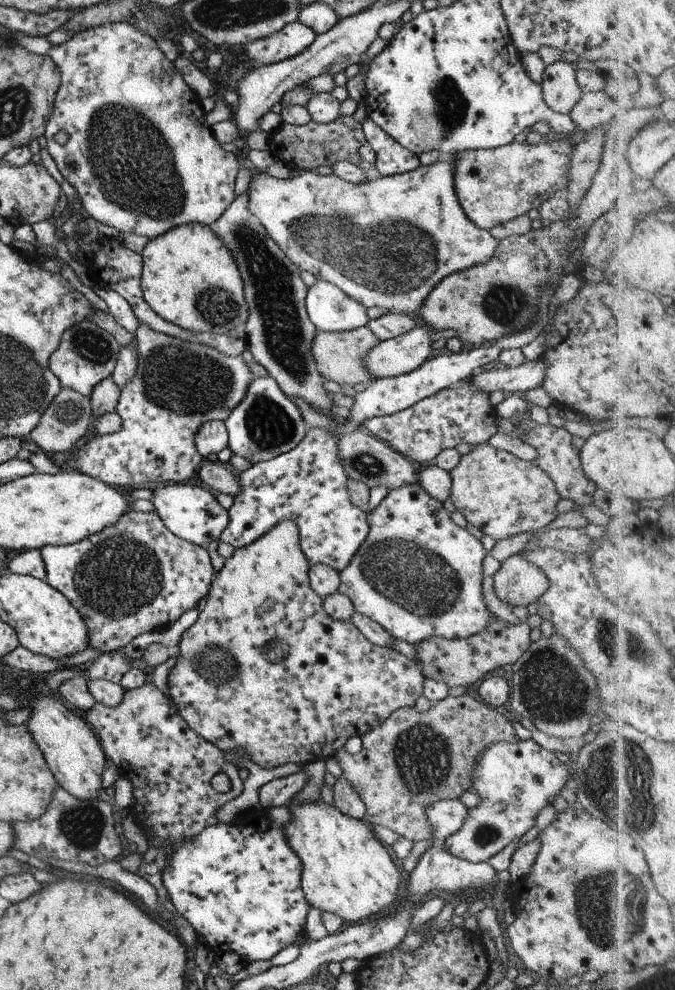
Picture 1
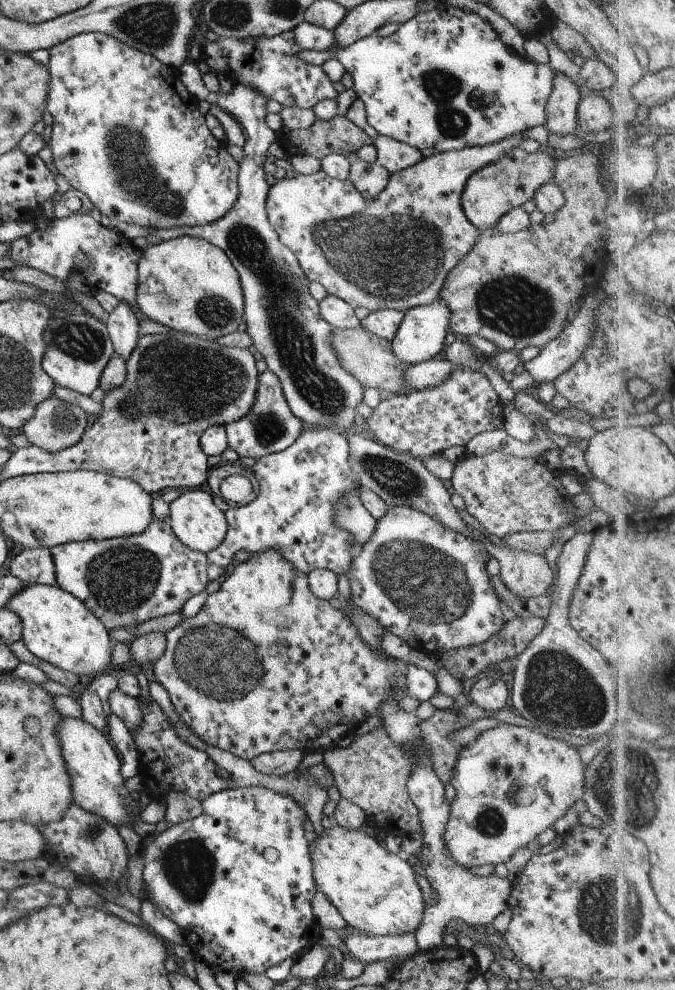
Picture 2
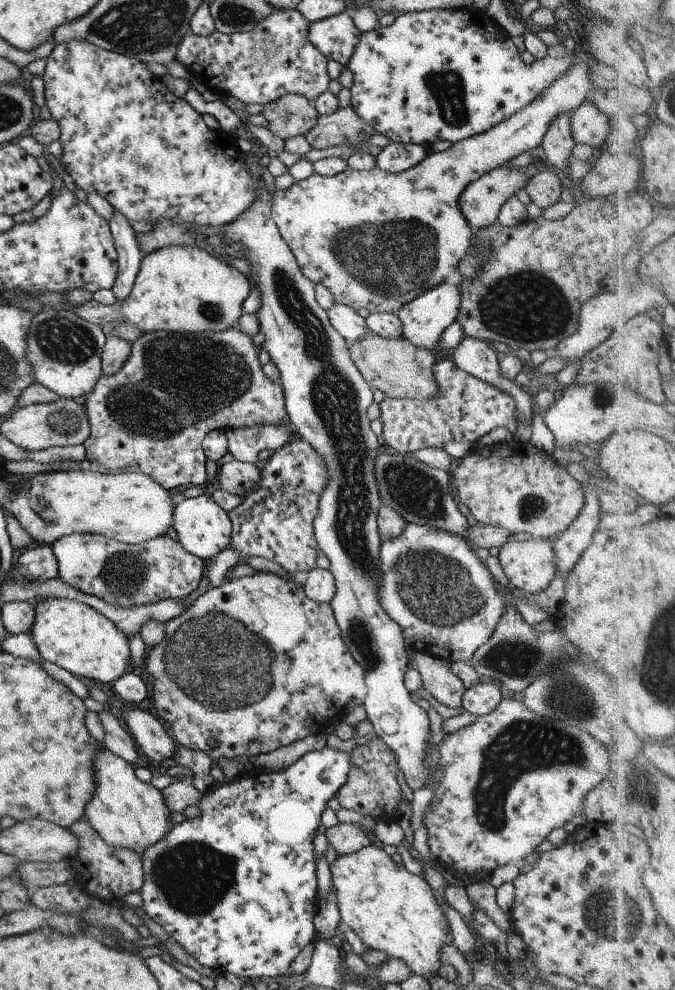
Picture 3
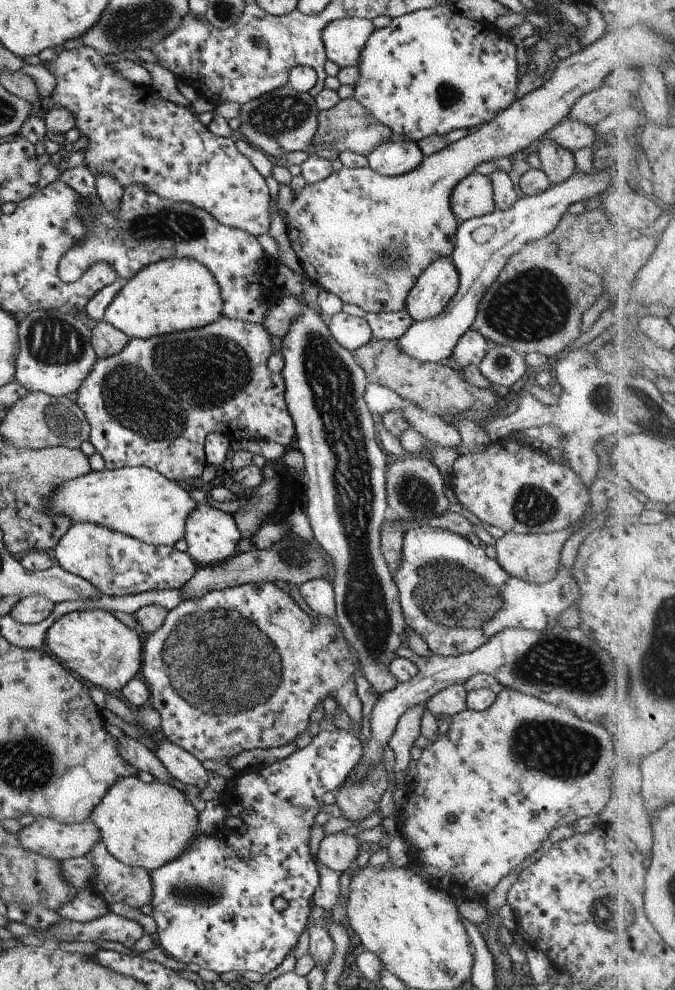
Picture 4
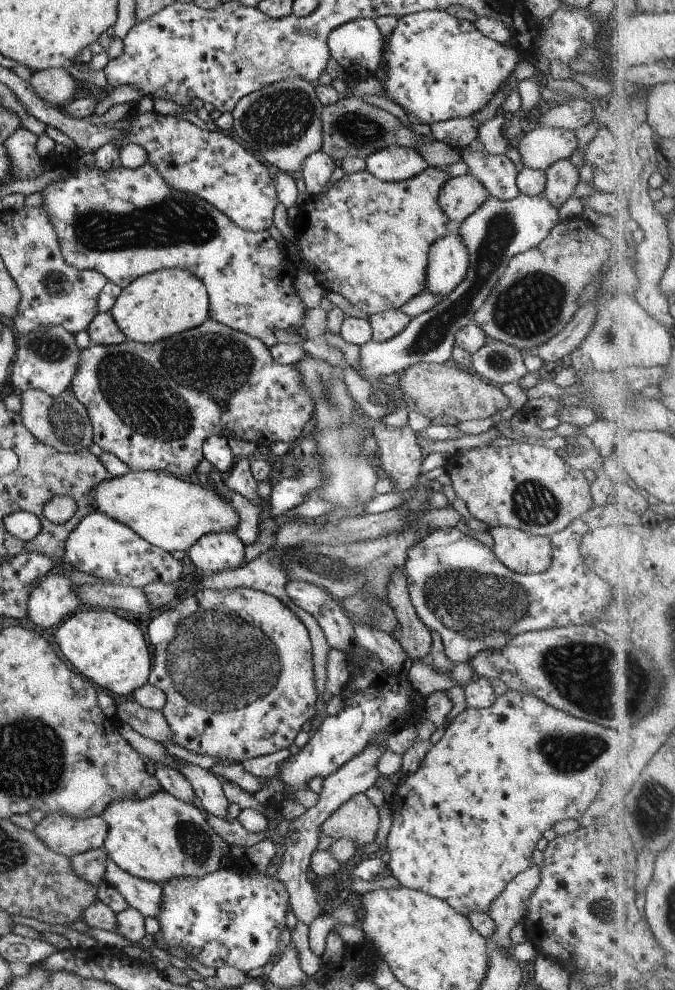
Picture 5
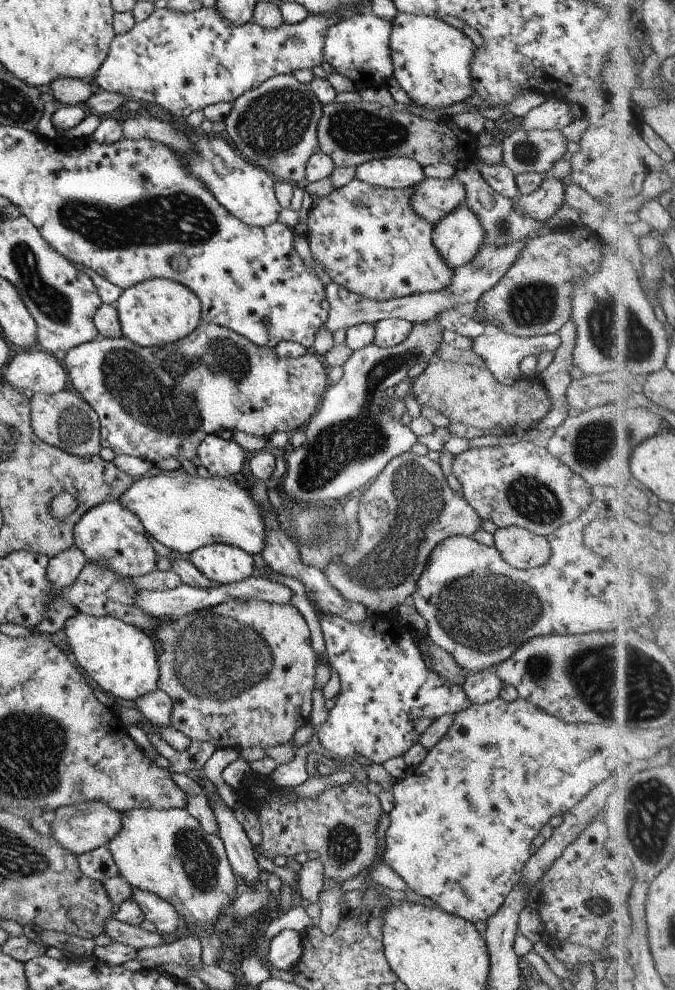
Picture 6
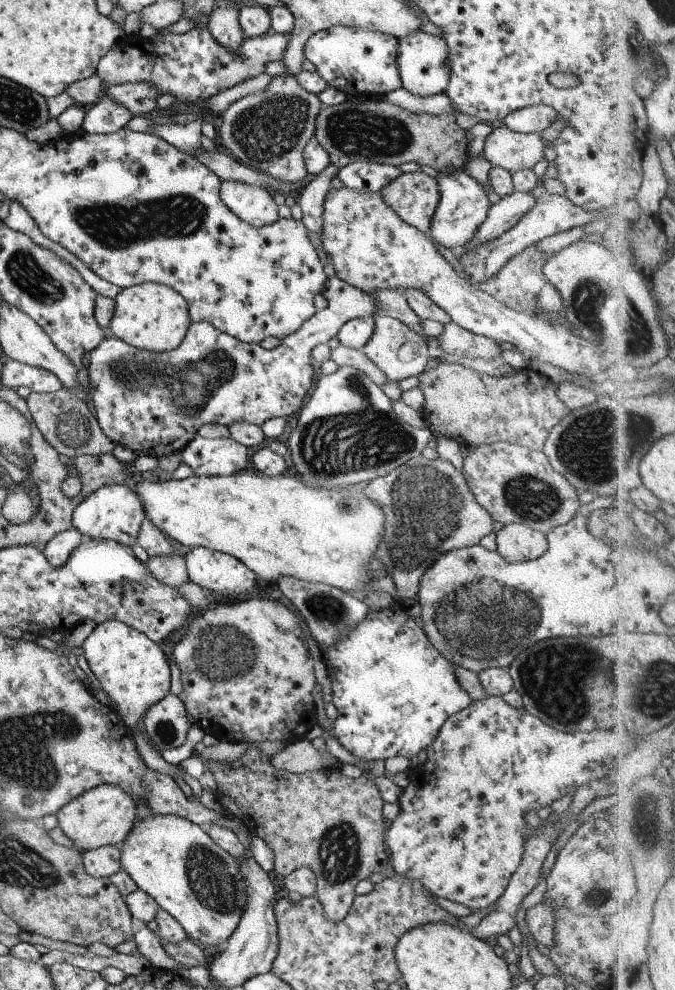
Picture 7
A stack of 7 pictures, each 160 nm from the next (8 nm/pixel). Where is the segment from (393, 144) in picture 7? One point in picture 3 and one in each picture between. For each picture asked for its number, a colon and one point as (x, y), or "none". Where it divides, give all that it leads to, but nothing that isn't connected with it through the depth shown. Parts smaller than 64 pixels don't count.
3: (343, 126)
4: (347, 126)
5: (350, 127)
6: (350, 134)

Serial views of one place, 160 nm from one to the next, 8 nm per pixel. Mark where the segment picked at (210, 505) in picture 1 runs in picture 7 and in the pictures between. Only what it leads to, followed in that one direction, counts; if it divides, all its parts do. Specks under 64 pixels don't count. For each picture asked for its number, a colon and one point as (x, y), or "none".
2: (195, 521)
3: (203, 529)
4: (210, 535)
5: (212, 552)
6: (222, 563)
7: (220, 573)

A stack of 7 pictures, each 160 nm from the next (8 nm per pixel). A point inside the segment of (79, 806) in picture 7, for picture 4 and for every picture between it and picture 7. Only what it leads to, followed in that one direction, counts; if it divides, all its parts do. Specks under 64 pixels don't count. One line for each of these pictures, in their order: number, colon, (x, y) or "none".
4: (45, 836)
5: (66, 836)
6: (80, 828)

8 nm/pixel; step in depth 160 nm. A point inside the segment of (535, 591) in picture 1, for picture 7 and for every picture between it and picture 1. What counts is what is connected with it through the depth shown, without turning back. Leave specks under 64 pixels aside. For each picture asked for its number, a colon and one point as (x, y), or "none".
2: (526, 574)
3: (529, 566)
4: (534, 558)
5: (521, 552)
6: (519, 548)
7: (515, 543)

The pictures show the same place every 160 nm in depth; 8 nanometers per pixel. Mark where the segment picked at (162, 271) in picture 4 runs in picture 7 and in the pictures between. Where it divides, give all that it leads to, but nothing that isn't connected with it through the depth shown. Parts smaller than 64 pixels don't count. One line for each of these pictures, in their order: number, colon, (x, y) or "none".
5: (157, 305)
6: (158, 311)
7: (149, 316)

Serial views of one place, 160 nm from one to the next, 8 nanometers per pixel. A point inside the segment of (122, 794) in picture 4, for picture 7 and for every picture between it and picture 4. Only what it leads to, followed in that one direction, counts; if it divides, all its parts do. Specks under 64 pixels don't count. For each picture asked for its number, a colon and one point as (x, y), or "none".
5: (156, 837)
6: (165, 852)
7: (172, 860)

